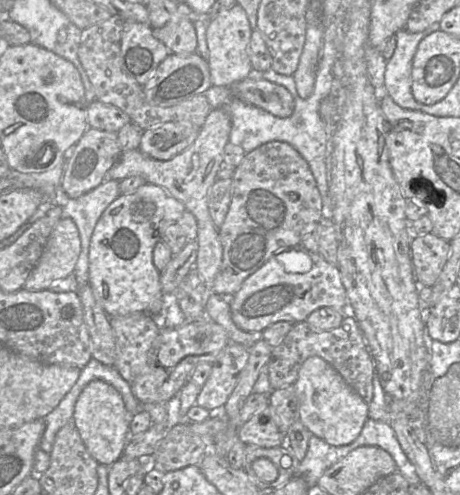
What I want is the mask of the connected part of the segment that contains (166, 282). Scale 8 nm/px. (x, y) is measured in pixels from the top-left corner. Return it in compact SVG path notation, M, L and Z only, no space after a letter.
M197 240L188 241L183 250L173 255L170 262L160 271L160 283L164 294L173 292L191 271L197 259L198 248Z

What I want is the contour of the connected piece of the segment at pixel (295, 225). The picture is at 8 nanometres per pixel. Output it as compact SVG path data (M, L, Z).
M273 141L247 153L235 168L232 177L232 199L223 224L218 228L223 247L222 262L211 290L217 295L234 295L247 277L262 267L280 251L298 247L302 239L311 235L321 220L322 197L306 160L289 144Z

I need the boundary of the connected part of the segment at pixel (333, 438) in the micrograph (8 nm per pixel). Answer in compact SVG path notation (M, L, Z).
M318 356L307 358L303 362L298 378L293 385L299 400L298 419L314 436L333 446L350 444L359 436L368 419L369 404L346 383L331 364Z

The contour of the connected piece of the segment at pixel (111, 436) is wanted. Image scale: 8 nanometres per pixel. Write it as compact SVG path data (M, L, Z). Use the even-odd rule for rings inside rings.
M101 380L89 382L76 400L72 422L87 451L98 464L111 465L122 457L128 440L130 415L114 387Z

